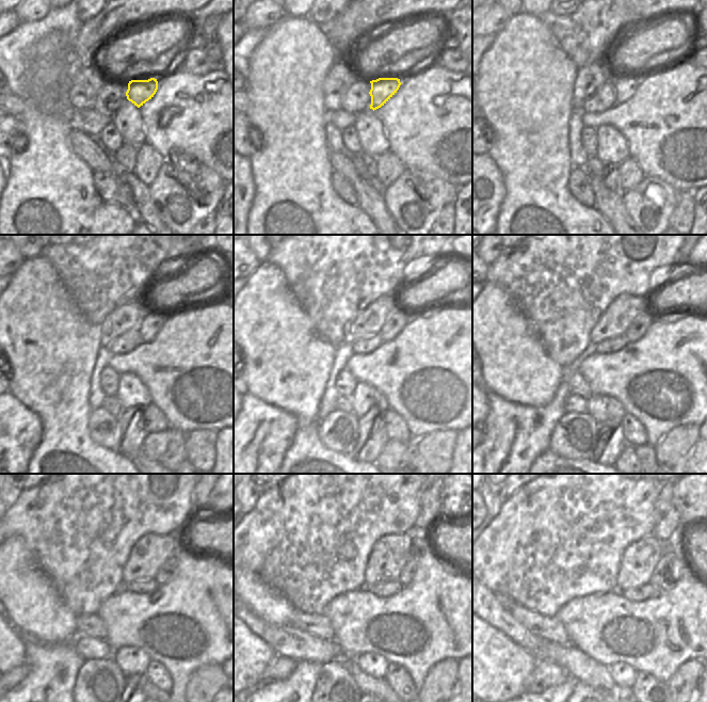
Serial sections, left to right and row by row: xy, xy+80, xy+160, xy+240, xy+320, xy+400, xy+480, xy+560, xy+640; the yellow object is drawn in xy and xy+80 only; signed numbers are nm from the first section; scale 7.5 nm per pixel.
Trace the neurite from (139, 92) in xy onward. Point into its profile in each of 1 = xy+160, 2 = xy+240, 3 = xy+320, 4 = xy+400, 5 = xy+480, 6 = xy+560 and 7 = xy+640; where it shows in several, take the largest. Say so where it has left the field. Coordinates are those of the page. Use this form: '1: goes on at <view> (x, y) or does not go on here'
1: goes on at xy+160 (625, 86)
2: goes on at xy+240 (150, 325)
3: goes on at xy+320 (395, 324)
4: goes on at xy+400 (639, 326)
5: goes on at xy+480 (166, 571)
6: goes on at xy+560 (406, 576)
7: goes on at xy+640 (670, 568)

